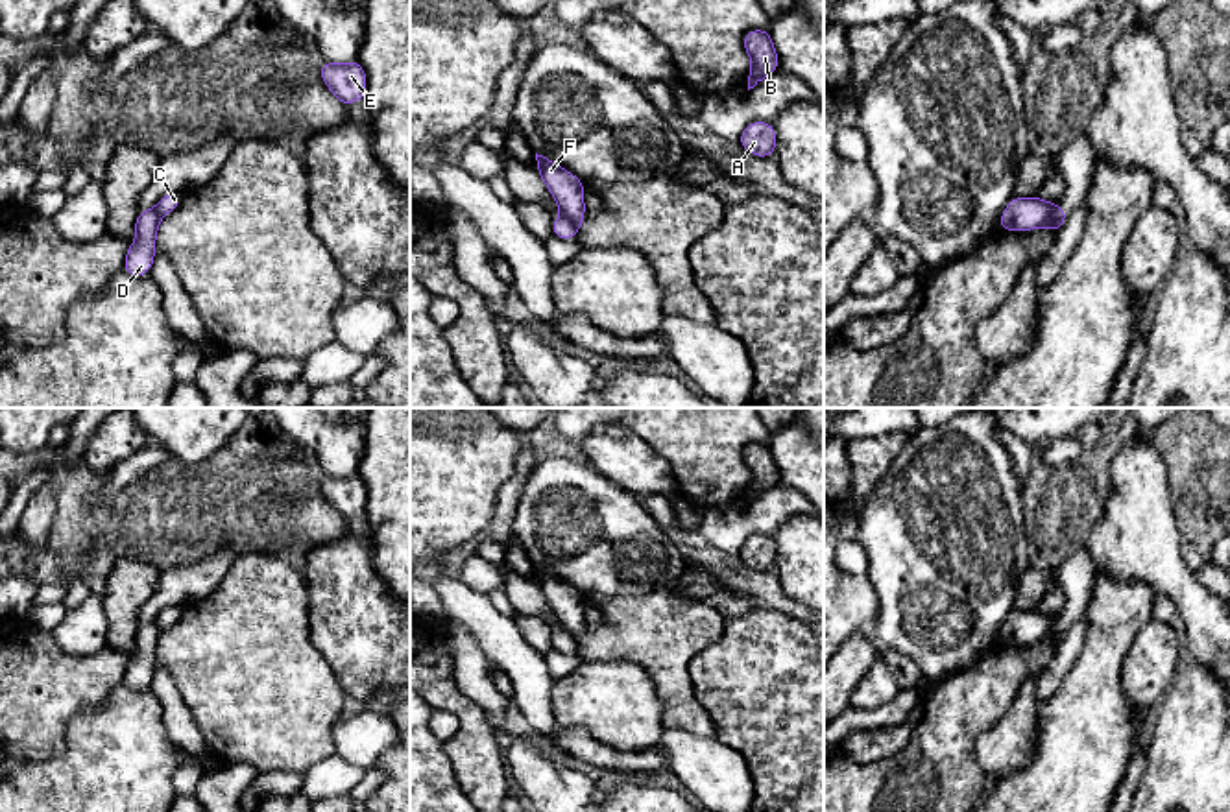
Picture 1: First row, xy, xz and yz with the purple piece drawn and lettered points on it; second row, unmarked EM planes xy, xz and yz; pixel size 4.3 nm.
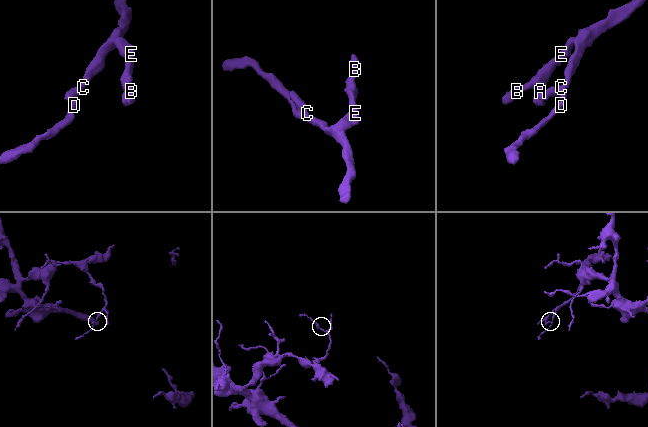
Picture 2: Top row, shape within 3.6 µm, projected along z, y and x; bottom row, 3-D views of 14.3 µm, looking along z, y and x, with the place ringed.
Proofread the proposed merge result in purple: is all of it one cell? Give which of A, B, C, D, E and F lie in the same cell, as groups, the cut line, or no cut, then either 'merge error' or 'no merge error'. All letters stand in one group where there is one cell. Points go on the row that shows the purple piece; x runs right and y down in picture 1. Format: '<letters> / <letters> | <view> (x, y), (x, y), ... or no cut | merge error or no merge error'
A B C E F / D | xz (564, 213), (577, 229) | merge error

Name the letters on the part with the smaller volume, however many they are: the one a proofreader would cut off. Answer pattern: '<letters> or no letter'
D

